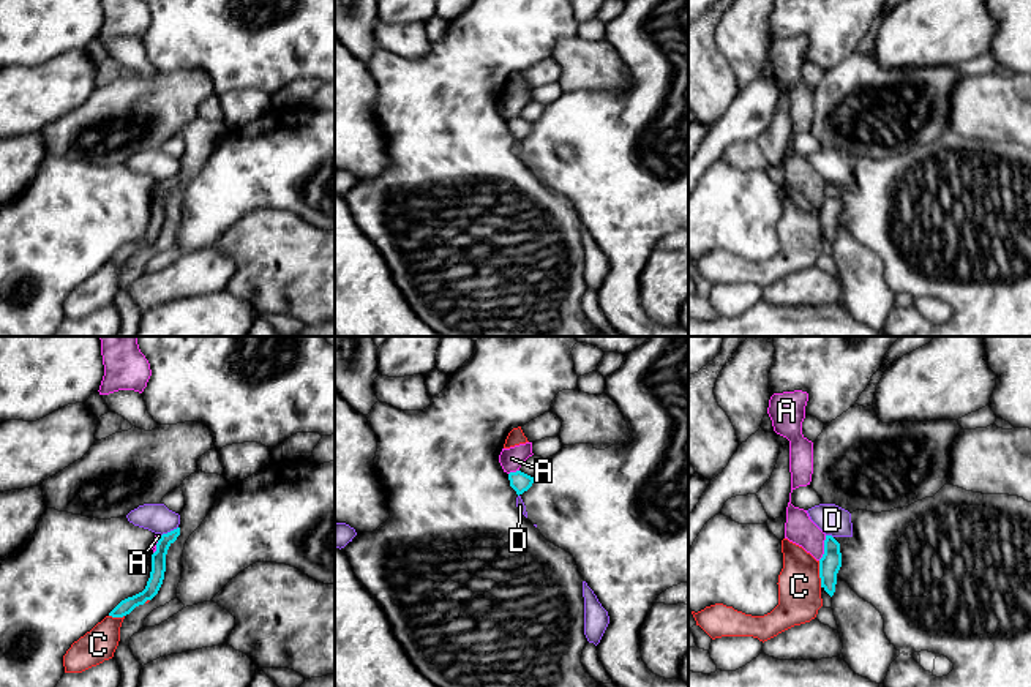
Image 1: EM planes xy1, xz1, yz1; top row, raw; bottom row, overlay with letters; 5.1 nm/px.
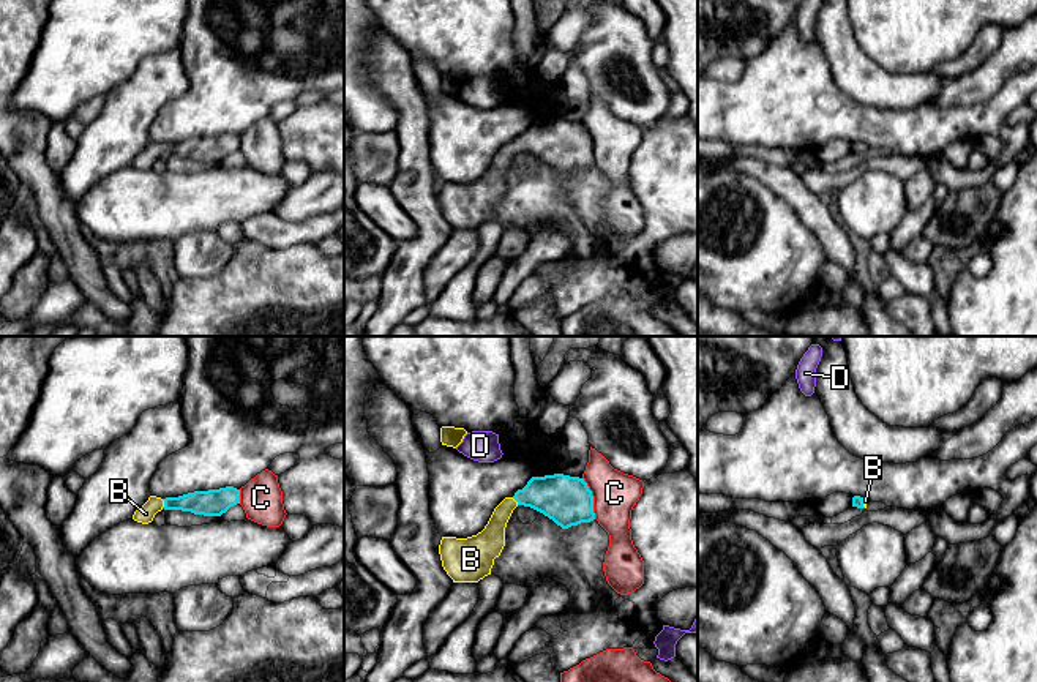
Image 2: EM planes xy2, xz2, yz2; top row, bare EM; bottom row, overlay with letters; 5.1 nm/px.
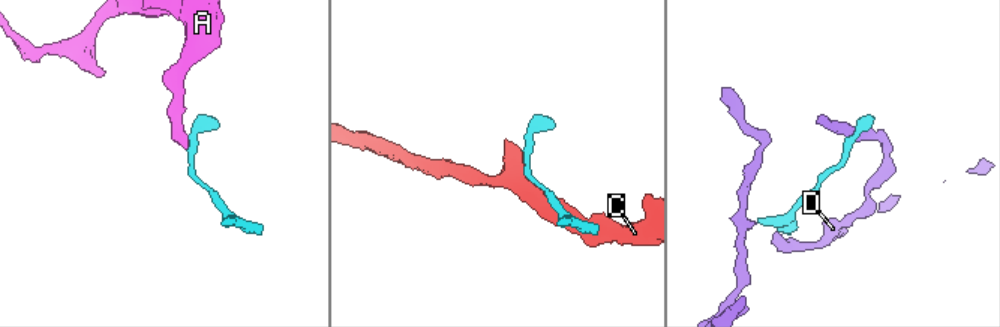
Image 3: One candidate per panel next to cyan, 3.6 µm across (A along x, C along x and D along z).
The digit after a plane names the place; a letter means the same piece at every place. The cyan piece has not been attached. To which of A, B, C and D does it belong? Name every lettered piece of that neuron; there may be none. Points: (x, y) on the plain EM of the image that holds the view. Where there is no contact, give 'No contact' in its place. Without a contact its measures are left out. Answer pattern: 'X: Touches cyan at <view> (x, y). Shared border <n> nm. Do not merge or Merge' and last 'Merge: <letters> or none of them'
A: Touches cyan at yz1 (824, 195). Shared border 130 nm. Do not merge
B: Touches cyan at xy2 (164, 150). Shared border 50 nm. Merge
C: Touches cyan at xz2 (592, 144). Shared border 220 nm. Do not merge
D: Touches cyan at xy1 (171, 177). Shared border 100 nm. Do not merge
Merge: B

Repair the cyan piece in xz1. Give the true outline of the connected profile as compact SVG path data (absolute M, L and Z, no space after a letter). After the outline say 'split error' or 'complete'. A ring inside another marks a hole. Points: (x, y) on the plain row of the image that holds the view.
M521 117L510 118L508 126L510 126L510 133L516 137L518 142L527 137L534 130L534 123Z; complete

